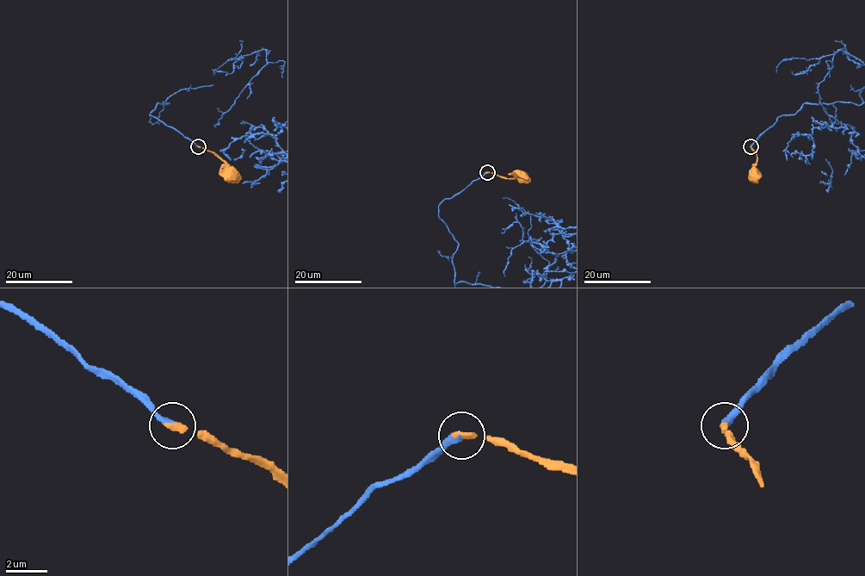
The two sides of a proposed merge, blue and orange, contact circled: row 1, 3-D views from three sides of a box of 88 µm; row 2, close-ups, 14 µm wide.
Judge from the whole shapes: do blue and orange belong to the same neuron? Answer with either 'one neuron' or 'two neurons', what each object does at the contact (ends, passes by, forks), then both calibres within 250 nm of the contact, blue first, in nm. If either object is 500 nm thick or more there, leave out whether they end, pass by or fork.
one neuron | blue ends | orange ends | 340/320 nm

